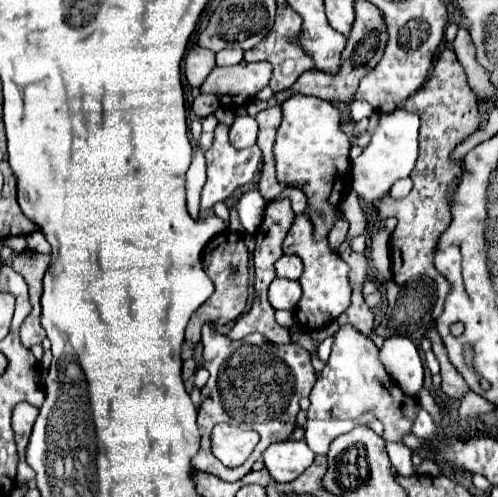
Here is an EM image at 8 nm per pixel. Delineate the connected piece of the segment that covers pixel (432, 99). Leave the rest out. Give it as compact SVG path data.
M443 49L439 53L429 79L417 93L413 93L405 101L405 109L411 109L421 117L419 159L415 163L415 169L411 171L413 189L405 199L393 199L385 195L377 203L377 211L379 211L379 219L387 219L387 217L399 219L391 235L391 271L393 271L395 283L403 285L407 279L419 273L431 277L437 286L437 300L431 316L437 319L443 312L449 283L435 271L433 251L437 247L439 235L449 227L449 221L451 221L449 205L451 205L451 197L461 175L461 161L453 163L449 161L449 155L457 143L461 143L479 127L479 119L481 119L479 109L477 109L477 99L469 89L467 75L453 49Z

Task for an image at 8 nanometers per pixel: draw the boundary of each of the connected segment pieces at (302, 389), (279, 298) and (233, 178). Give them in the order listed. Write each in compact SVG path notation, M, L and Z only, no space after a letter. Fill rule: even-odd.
M211 325L203 327L203 367L211 373L209 381L201 389L201 407L197 425L201 431L201 447L191 459L191 465L199 471L207 471L223 481L237 481L251 471L251 465L261 457L265 447L275 441L287 441L297 429L295 417L299 413L301 397L309 397L317 375L311 365L311 355L299 345L275 345L261 333L247 335L243 341L231 341L217 333ZM217 423L233 423L243 429L253 429L261 435L249 461L241 467L229 469L211 453L211 429Z
M275 277L269 285L269 301L275 309L295 309L301 297L301 287L297 281Z
M219 123L217 129L215 129L215 137L213 137L213 145L209 147L209 151L205 153L205 159L207 159L207 183L203 187L203 193L201 193L201 209L211 209L215 203L219 201L225 201L237 187L249 183L259 167L259 161L261 161L261 151L257 145L249 147L249 149L233 149L229 145L229 139L227 139L227 125Z

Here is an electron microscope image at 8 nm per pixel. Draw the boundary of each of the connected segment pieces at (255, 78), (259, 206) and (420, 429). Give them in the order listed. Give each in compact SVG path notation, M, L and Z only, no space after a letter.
M269 61L233 65L233 67L217 65L201 85L201 93L219 95L225 107L229 105L241 107L247 101L251 101L251 97L255 97L263 87L269 85L271 73L273 65Z
M247 191L235 201L233 207L237 209L239 221L241 221L241 225L245 227L247 233L253 235L257 231L257 227L261 225L265 205L267 205L267 201L257 191Z
M425 409L417 411L417 419L411 427L411 433L417 437L423 437L423 439L435 439L437 437L437 425L433 423L431 415Z

